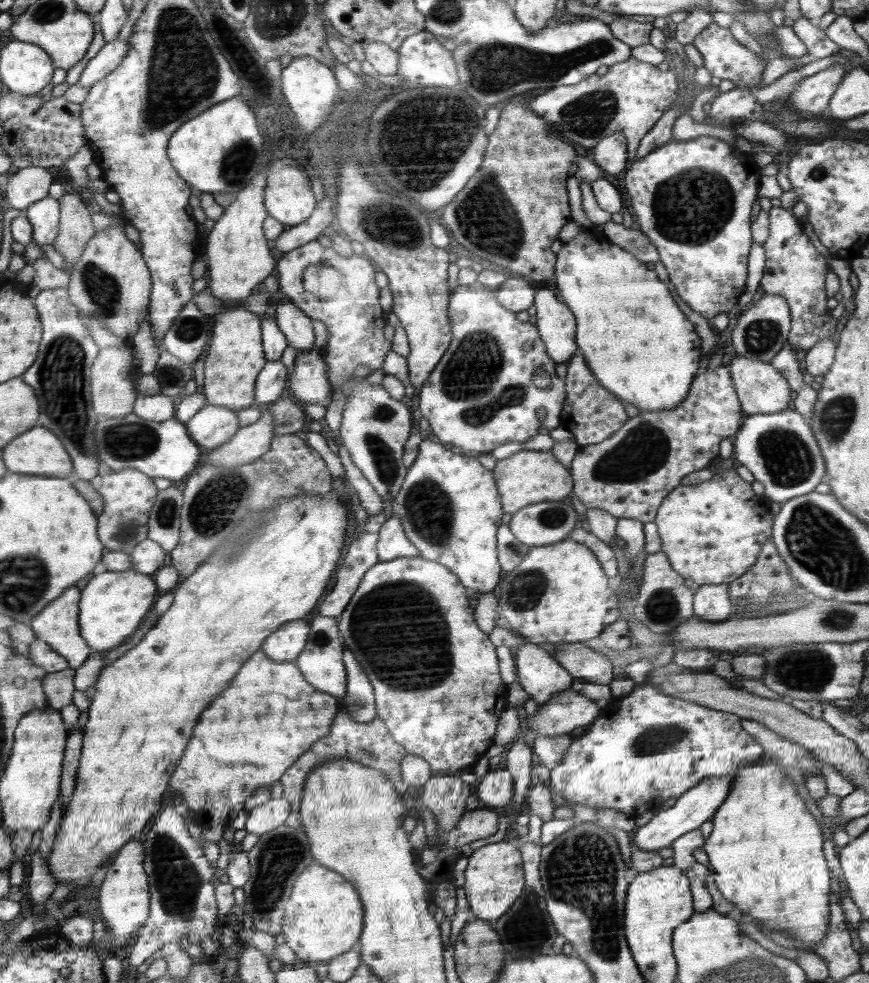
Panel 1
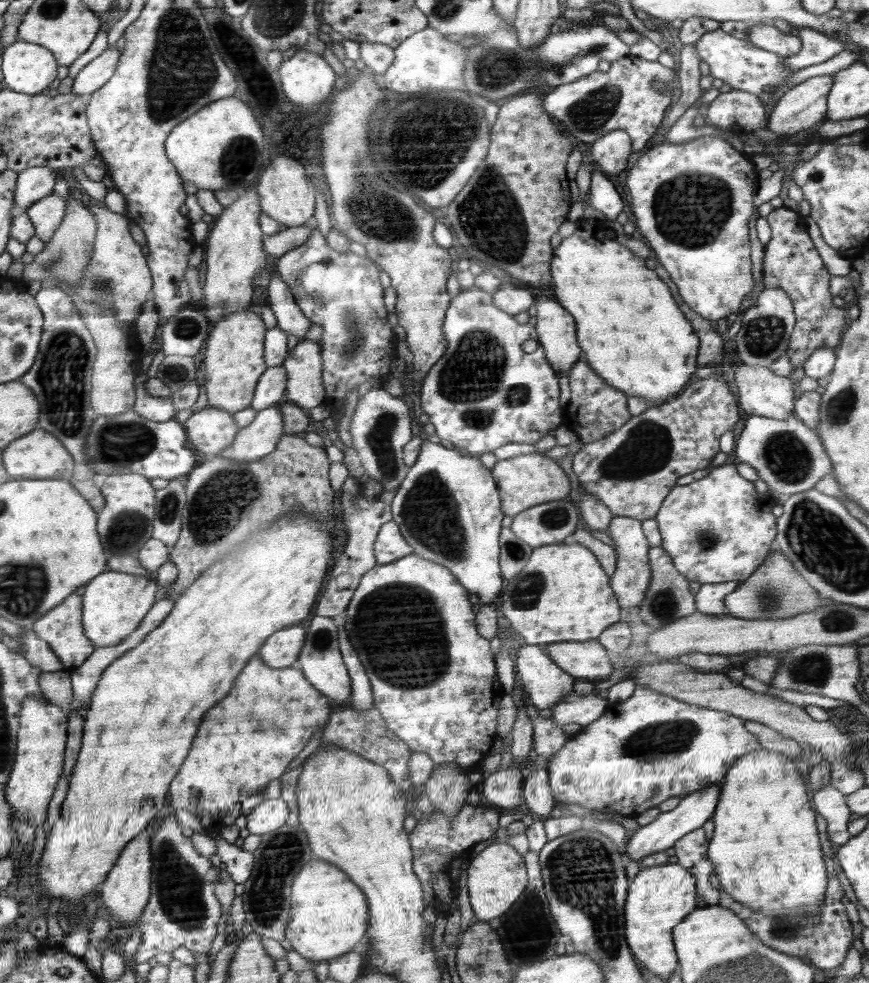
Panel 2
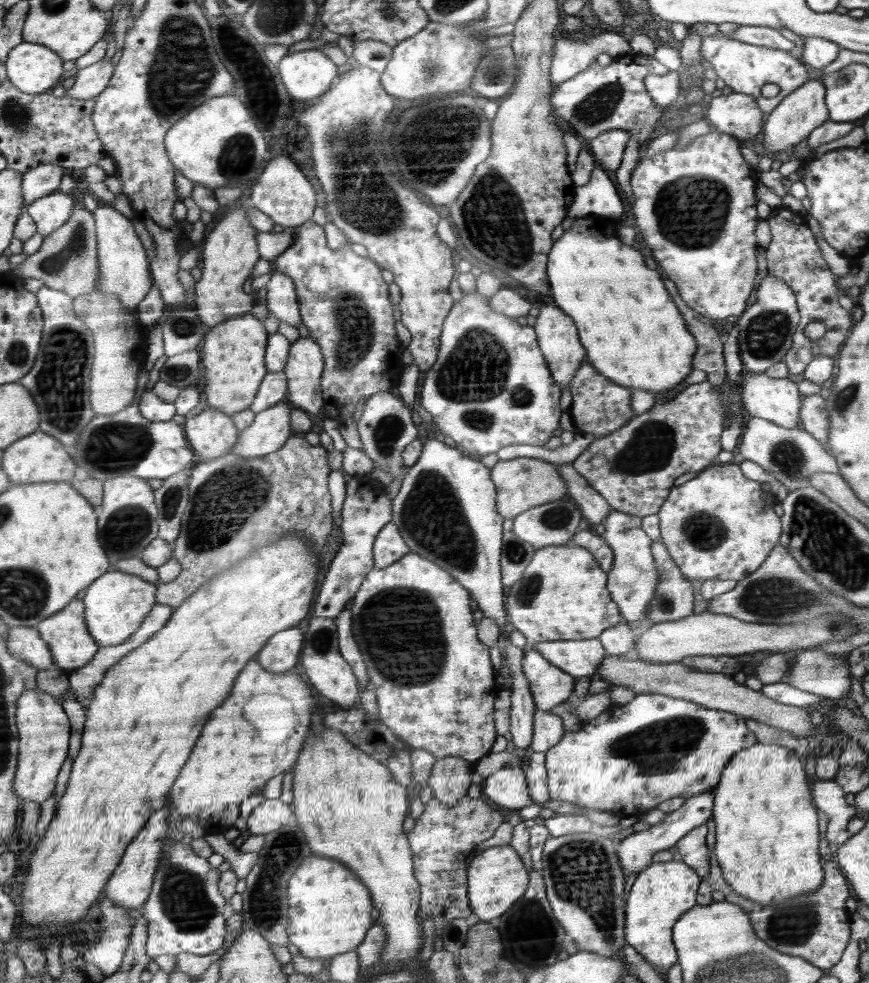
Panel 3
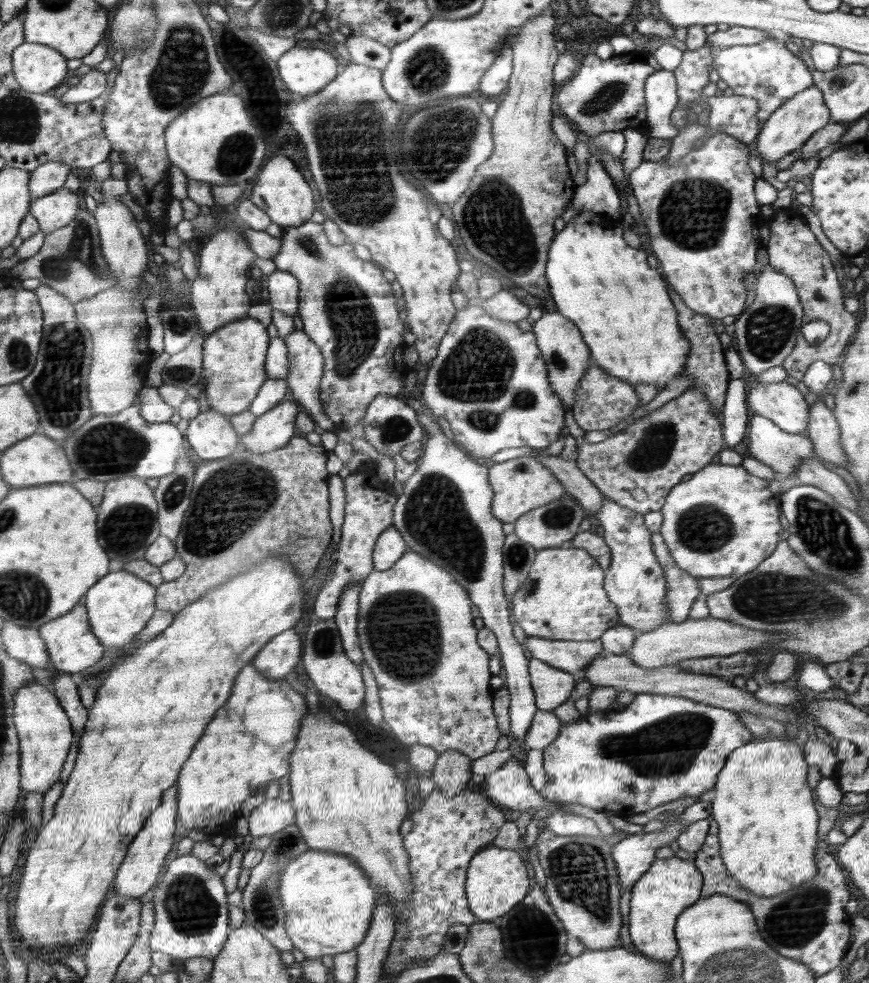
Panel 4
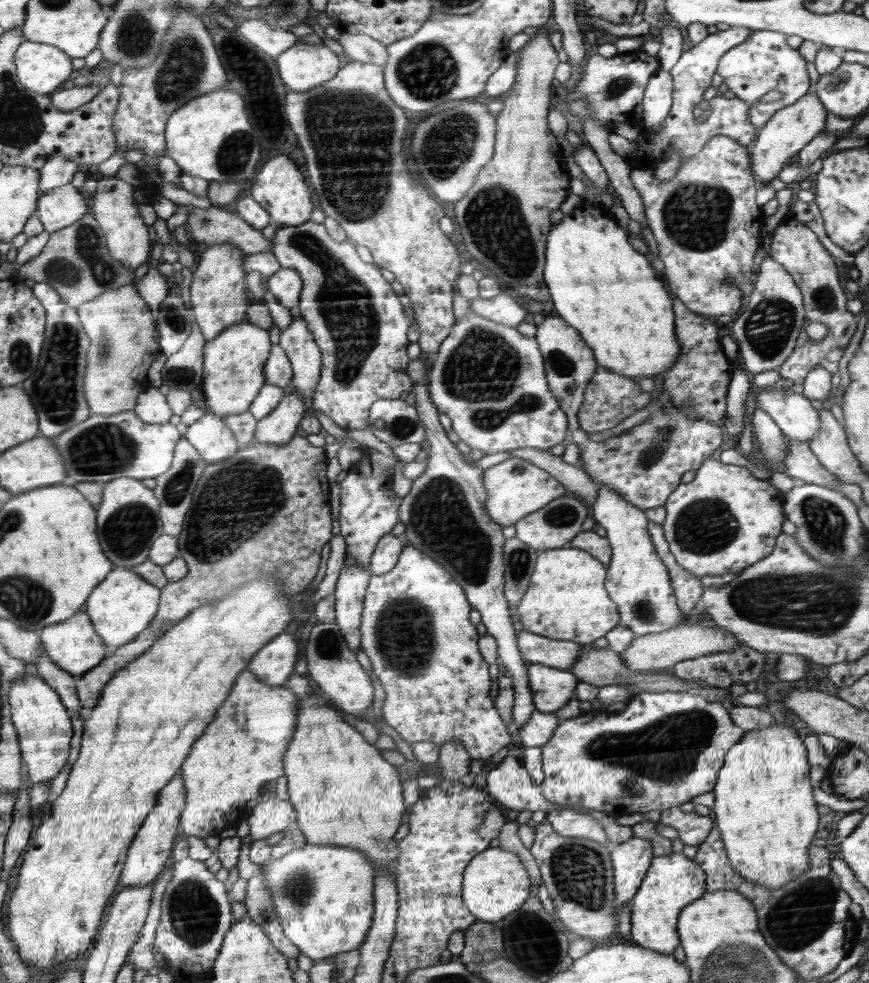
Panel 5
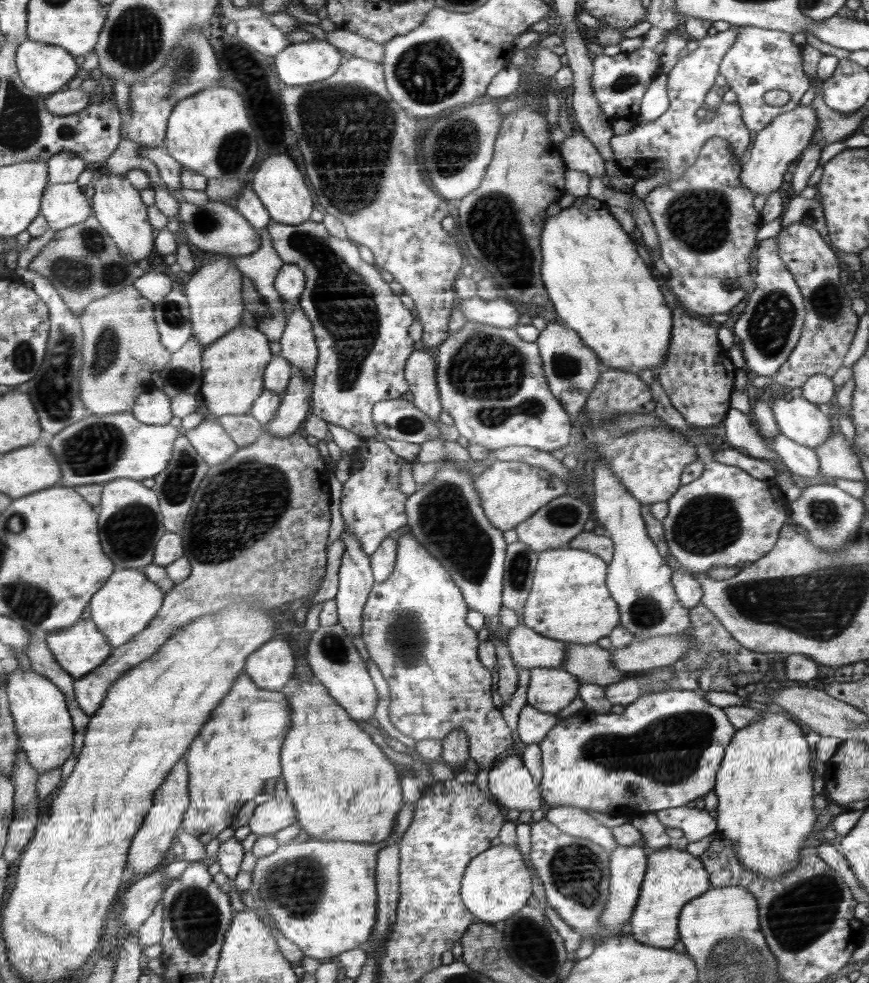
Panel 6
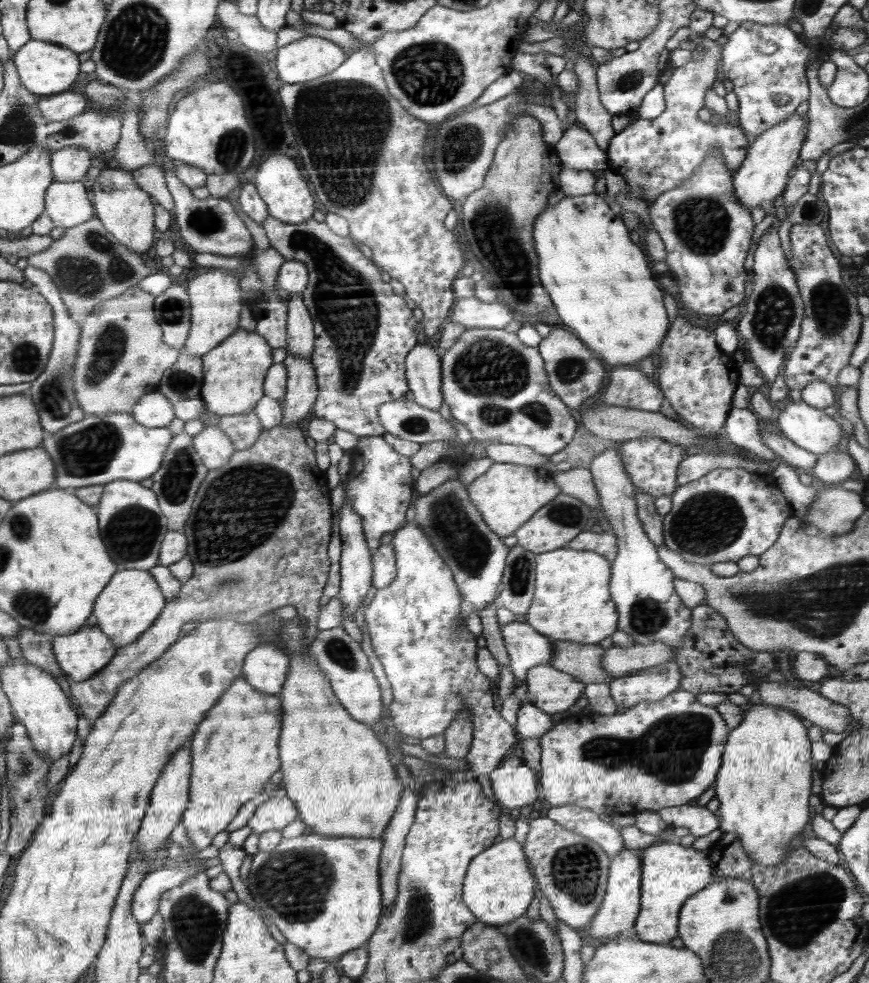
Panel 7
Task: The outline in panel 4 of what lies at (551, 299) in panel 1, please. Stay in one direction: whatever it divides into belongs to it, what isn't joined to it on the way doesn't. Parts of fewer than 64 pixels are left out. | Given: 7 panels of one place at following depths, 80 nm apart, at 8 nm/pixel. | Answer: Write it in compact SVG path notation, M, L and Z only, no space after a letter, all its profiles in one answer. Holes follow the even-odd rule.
M559 311L543 313L534 324L532 331L536 334L538 348L548 365L549 381L554 392L561 397L567 409L573 410L575 402L577 402L579 382L588 370L589 346L585 344L583 336L580 330L574 326L574 322L568 322Z

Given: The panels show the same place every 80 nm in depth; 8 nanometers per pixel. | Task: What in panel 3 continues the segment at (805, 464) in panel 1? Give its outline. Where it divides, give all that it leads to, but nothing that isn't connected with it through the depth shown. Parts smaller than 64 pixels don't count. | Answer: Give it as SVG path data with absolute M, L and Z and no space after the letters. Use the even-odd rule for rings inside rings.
M760 417L748 418L740 440L741 458L759 464L780 480L787 490L798 490L809 485L809 476L817 472L838 473L836 459L809 433L800 426L786 428Z

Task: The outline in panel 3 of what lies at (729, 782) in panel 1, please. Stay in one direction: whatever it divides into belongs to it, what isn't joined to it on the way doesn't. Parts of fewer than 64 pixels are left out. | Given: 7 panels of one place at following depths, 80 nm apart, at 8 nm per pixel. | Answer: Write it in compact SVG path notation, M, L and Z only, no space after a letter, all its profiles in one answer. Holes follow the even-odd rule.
M711 789L710 792L703 792L698 796L692 796L686 798L685 803L678 808L667 814L667 816L654 826L644 830L643 832L627 832L618 840L617 856L621 857L621 863L625 869L626 874L632 874L632 872L639 873L644 871L653 860L653 856L657 852L665 851L671 846L676 845L682 838L688 835L691 831L694 831L702 824L705 824L708 818L712 818L712 806L715 802L715 791Z

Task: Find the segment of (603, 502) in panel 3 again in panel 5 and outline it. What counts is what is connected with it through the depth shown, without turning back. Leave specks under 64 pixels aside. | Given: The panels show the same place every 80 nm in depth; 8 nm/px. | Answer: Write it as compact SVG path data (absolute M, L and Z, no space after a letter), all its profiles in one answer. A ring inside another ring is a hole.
M530 447L513 448L511 456L530 460L538 465L538 468L546 469L546 472L557 477L566 489L576 492L584 503L590 503L592 506L598 496L598 482L594 482L584 469L562 461L561 457L553 455L550 451Z

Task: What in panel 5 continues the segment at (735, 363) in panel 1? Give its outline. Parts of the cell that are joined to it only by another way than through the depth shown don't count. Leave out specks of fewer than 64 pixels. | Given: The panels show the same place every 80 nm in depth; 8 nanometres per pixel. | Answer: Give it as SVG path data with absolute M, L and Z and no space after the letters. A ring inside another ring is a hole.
M770 387L770 391L768 388L764 388L764 391L758 393L757 400L757 406L763 408L792 441L809 442L818 434L821 422L819 412L814 409L817 404L802 393L794 393L790 389L772 389Z

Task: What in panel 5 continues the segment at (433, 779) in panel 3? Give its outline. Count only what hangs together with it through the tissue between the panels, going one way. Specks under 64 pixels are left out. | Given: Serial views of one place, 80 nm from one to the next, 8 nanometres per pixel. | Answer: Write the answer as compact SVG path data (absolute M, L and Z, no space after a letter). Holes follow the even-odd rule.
M460 741L441 744L437 760L443 772L443 777L439 777L440 780L453 783L466 776L470 772L471 759L469 752L466 752Z

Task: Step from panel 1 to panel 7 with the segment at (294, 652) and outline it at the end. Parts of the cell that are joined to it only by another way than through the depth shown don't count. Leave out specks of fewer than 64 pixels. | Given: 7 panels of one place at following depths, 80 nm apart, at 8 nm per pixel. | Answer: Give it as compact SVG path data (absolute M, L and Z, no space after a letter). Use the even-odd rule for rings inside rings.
M273 642L258 646L246 655L241 676L259 692L270 695L279 695L282 691L282 684L288 682L290 666L291 662L288 660L288 656L282 652L282 646L280 643Z

